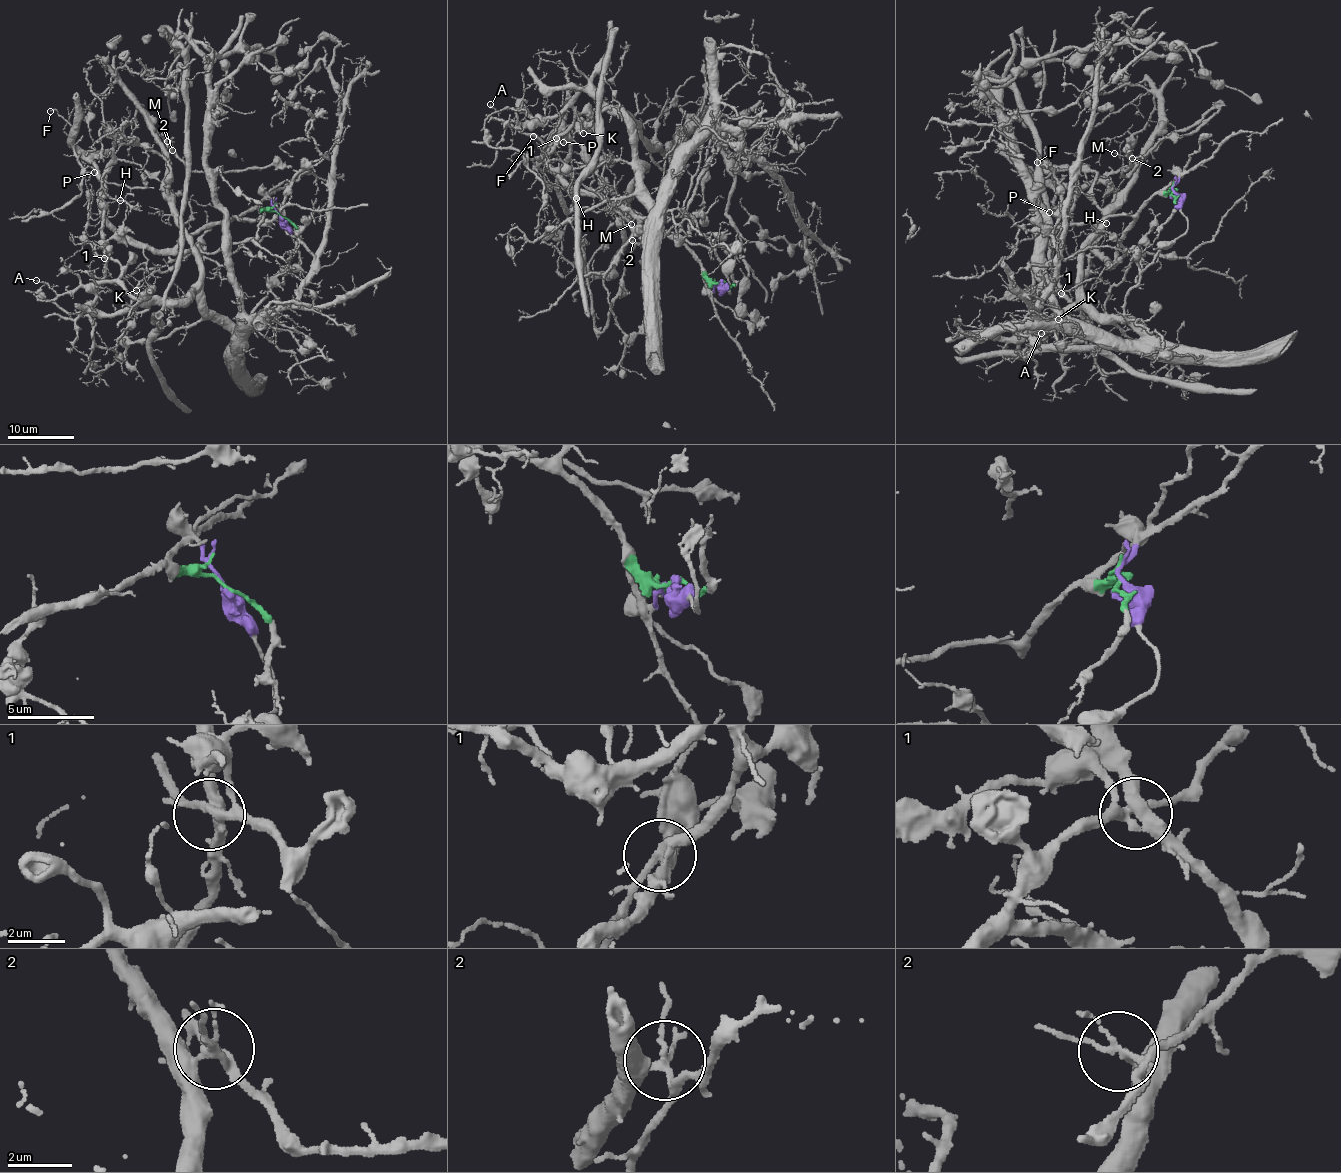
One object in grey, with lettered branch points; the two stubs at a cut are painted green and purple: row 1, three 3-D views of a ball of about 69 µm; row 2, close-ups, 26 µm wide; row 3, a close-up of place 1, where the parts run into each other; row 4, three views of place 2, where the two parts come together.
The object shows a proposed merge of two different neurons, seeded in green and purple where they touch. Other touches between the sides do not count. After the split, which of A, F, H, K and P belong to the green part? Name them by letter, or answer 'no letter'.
F, P

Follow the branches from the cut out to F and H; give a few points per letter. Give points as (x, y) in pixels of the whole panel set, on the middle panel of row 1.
F: (720, 282), (649, 223), (560, 181), (569, 210), (575, 199), (547, 159), (550, 135), (533, 137)
H: (720, 284), (730, 292), (714, 243), (656, 203), (635, 135), (589, 90), (539, 167), (576, 198)

